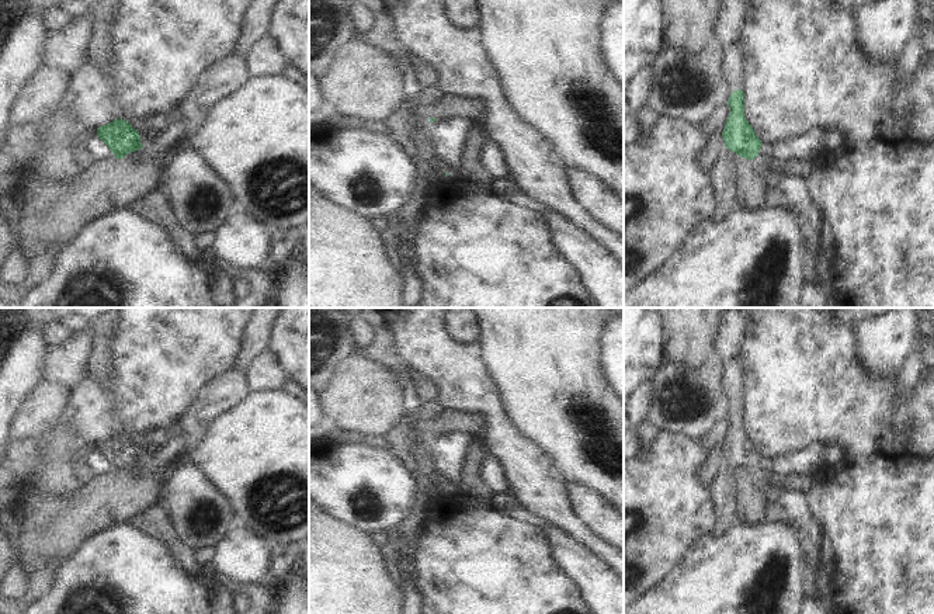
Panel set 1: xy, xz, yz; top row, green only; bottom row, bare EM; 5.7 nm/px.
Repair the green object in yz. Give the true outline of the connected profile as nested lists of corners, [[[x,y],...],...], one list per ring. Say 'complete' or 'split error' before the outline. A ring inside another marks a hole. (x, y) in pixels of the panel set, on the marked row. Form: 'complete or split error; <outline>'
split error; [[[742,44],[725,51],[723,70],[729,84],[730,114],[725,124],[722,138],[725,146],[712,167],[709,178],[716,188],[718,207],[711,218],[719,221],[736,211],[736,166],[740,157],[753,160],[758,156],[761,141],[744,117],[744,65],[746,55]]]

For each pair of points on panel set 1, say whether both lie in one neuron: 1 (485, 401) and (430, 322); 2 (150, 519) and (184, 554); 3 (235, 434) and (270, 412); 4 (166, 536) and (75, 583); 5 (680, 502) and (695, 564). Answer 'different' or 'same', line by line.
1: same
2: same
3: same
4: different
5: different

